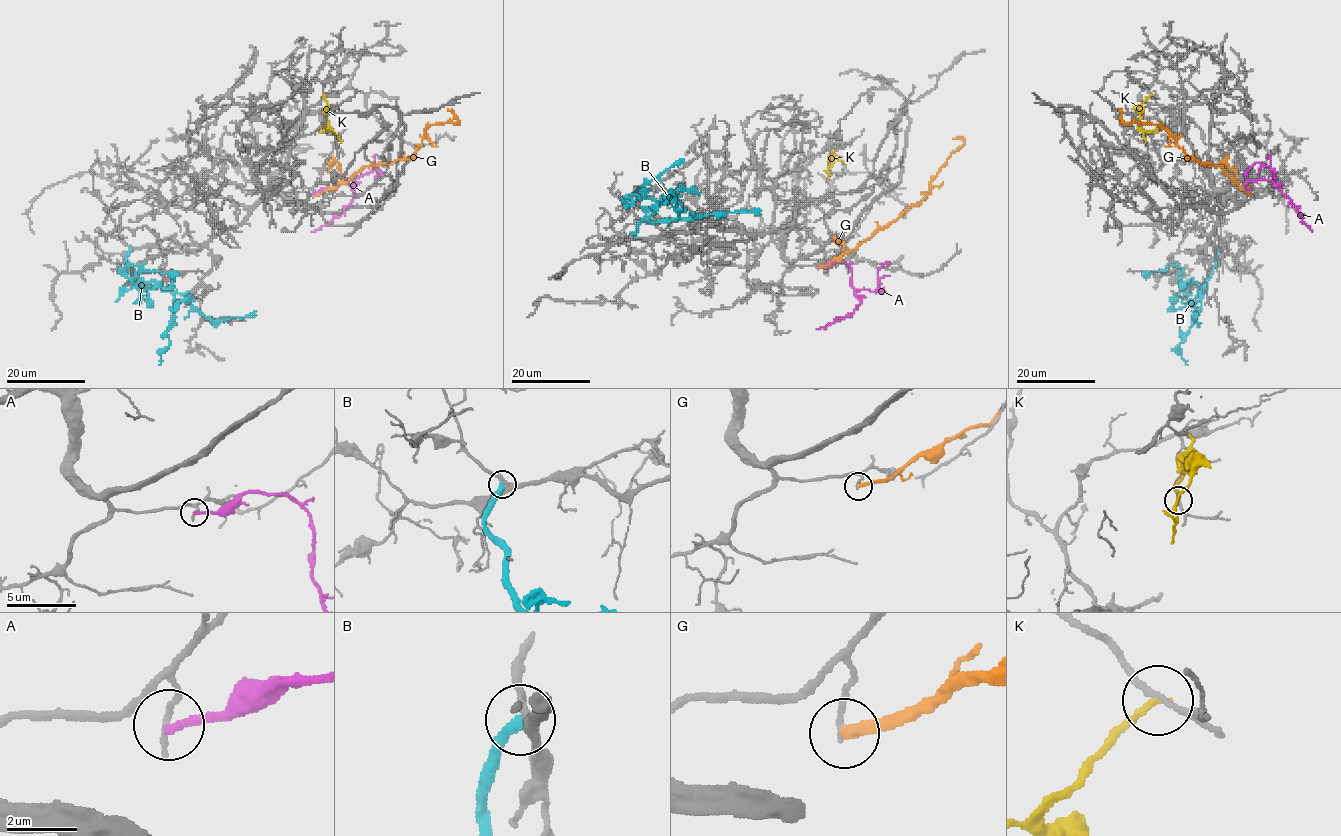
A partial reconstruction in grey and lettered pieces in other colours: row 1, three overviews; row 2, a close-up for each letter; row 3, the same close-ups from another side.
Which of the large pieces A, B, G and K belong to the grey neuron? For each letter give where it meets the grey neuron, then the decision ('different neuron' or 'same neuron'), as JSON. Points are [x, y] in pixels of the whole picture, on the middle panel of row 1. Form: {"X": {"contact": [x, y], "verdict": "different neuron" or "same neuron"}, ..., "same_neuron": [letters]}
{"A": {"contact": [818, 266], "verdict": "different neuron"}, "B": {"contact": [635, 236], "verdict": "different neuron"}, "G": {"contact": [818, 268], "verdict": "different neuron"}, "K": {"contact": [829, 168], "verdict": "different neuron"}, "same_neuron": []}

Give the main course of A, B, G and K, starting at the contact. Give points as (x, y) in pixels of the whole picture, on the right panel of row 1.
A: (1249, 193), (1244, 188), (1249, 180), (1271, 180), (1299, 212), (1301, 221), (1311, 231)
B: (1219, 248), (1209, 277), (1203, 283), (1188, 280), (1179, 288), (1176, 278), (1180, 270), (1176, 265), (1142, 274)
G: (1251, 196), (1220, 166), (1188, 159), (1176, 140), (1156, 124), (1125, 123), (1121, 118), (1122, 109)
K: (1151, 94), (1138, 107), (1140, 126), (1149, 132), (1164, 123)

